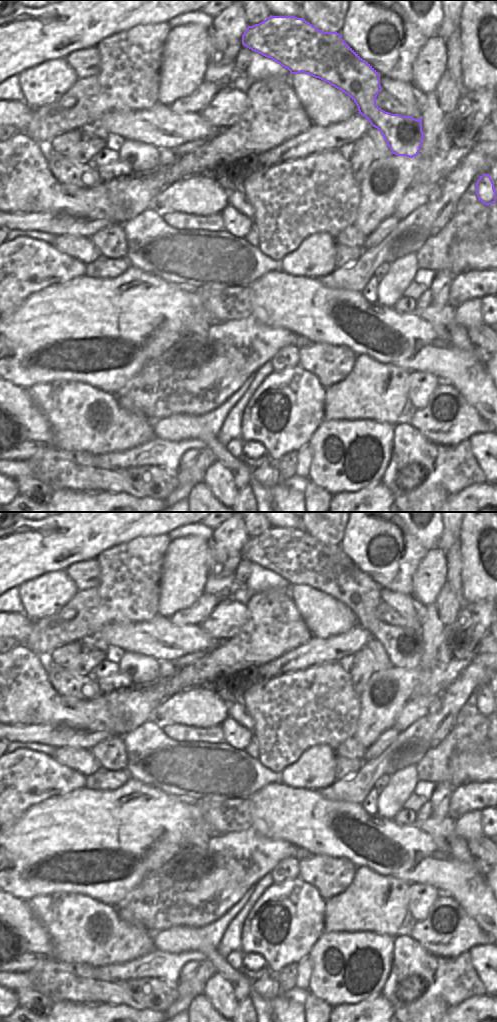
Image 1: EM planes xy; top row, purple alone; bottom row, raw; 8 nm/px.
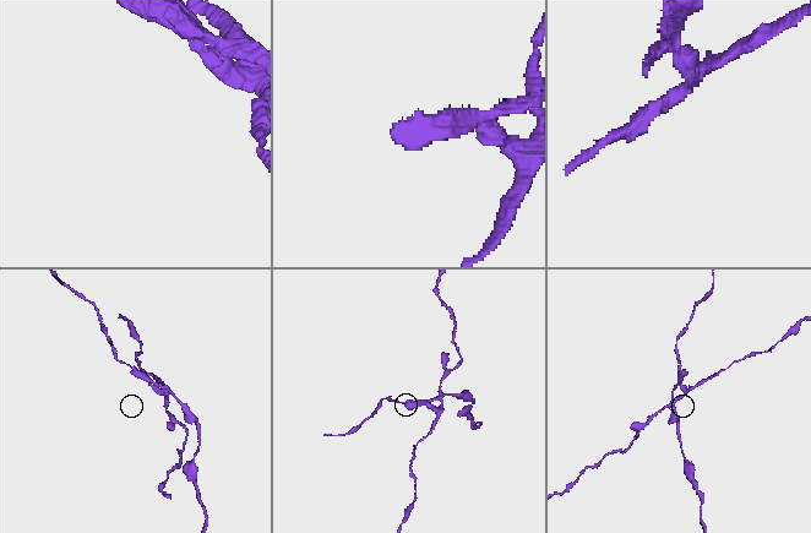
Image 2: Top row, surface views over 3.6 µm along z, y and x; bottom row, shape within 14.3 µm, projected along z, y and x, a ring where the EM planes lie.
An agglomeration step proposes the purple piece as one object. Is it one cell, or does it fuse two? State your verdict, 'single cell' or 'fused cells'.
fused cells

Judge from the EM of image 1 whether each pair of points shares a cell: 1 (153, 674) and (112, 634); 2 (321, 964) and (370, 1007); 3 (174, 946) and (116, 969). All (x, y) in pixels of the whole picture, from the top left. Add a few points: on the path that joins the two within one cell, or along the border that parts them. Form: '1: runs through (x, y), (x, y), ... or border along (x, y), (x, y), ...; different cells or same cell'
1: border along (119, 652), (140, 653), (153, 658); different cells
2: border along (379, 993), (356, 1003), (340, 1004); different cells
3: border along (154, 949), (171, 953), (186, 951); different cells

